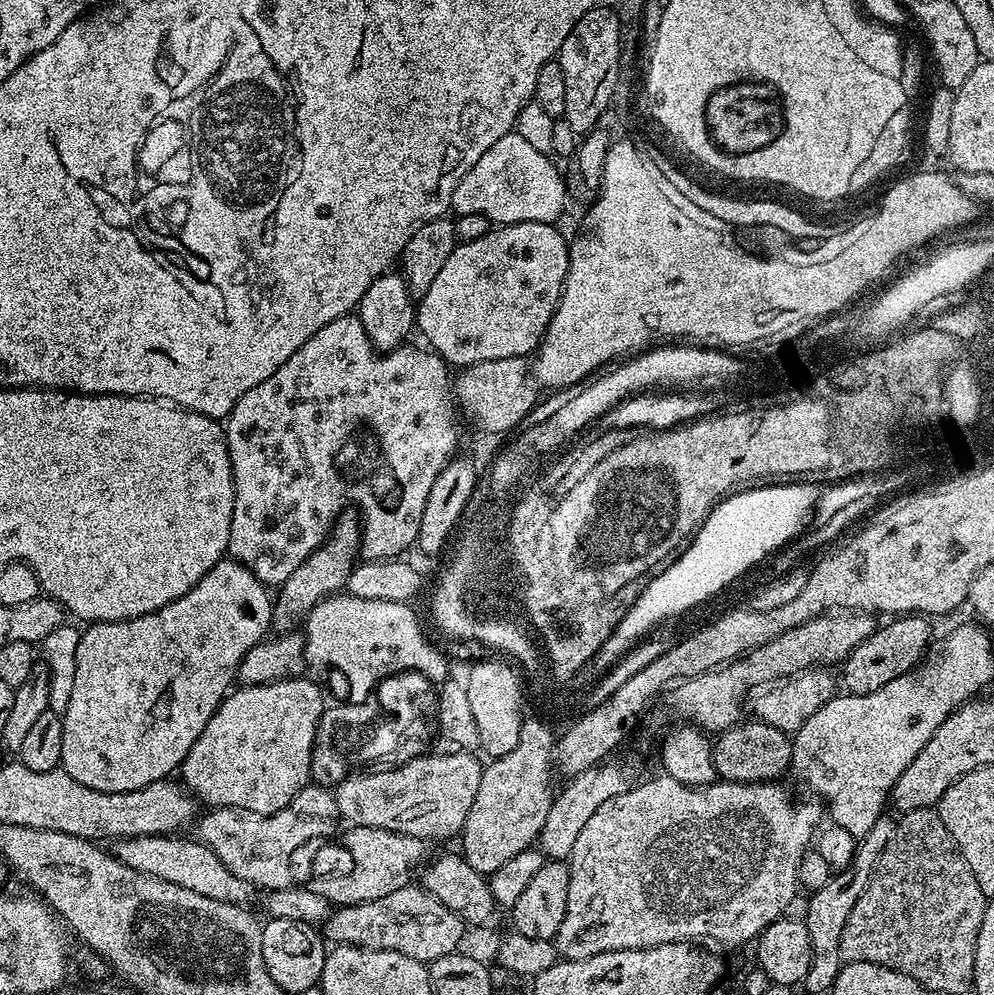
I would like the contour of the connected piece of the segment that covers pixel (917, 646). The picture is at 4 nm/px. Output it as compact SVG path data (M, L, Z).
M900 614L889 620L892 620L889 624L884 624L881 628L879 625L865 640L858 642L858 646L854 646L850 655L842 661L838 680L841 685L844 683L843 691L847 695L861 696L882 690L882 686L894 682L894 678L911 672L929 651L930 641L933 639L932 628L923 615Z

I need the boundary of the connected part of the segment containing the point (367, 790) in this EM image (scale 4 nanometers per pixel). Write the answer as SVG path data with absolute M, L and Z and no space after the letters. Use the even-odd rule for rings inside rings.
M448 750L445 756L425 754L413 758L398 768L364 770L359 774L349 774L341 784L335 785L336 811L345 816L349 825L361 828L370 826L378 830L400 832L404 836L417 836L419 840L448 840L459 837L464 830L466 814L474 806L474 794L478 794L478 782L482 782L482 764L476 761L471 751Z

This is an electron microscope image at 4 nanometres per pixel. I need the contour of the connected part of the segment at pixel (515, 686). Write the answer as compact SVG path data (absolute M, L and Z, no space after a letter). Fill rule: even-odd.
M484 660L469 670L468 680L466 679L470 710L474 710L474 722L478 722L480 748L488 751L487 755L492 758L510 754L510 750L518 746L518 734L526 719L525 713L520 713L526 692L522 687L522 680L520 682L515 670L511 668L513 665L508 664L499 664L496 660Z

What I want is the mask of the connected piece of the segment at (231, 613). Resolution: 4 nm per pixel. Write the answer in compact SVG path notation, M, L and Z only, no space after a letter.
M225 558L218 561L182 598L150 614L142 614L138 618L129 620L115 620L101 624L89 623L80 633L78 666L74 670L74 690L70 690L70 702L62 714L64 729L60 762L64 772L70 774L70 778L82 782L82 786L90 786L94 790L103 792L129 792L150 786L150 782L169 779L179 769L186 754L190 754L190 746L198 742L202 730L206 730L206 722L210 722L210 718L219 710L224 697L233 687L232 679L234 681L237 679L240 663L244 661L248 651L269 635L272 628L274 600L270 592L268 596L268 592L269 589L247 566L239 564L237 560Z

